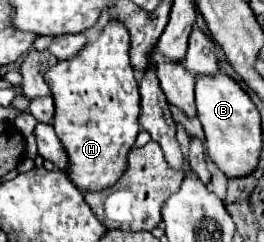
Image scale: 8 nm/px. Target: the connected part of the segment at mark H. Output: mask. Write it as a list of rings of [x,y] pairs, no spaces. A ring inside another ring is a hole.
[[[110,19],[104,29],[100,31],[100,37],[92,43],[86,43],[80,53],[76,53],[70,59],[58,61],[52,69],[46,71],[44,79],[52,91],[54,105],[56,105],[56,115],[54,115],[54,129],[68,151],[68,159],[72,163],[72,175],[68,175],[76,187],[82,191],[100,191],[104,187],[114,185],[120,175],[126,169],[126,155],[130,147],[136,141],[136,135],[140,131],[138,125],[138,113],[140,113],[140,95],[136,87],[136,77],[134,69],[130,65],[128,57],[130,49],[130,35],[128,29],[124,27],[122,21]]]

